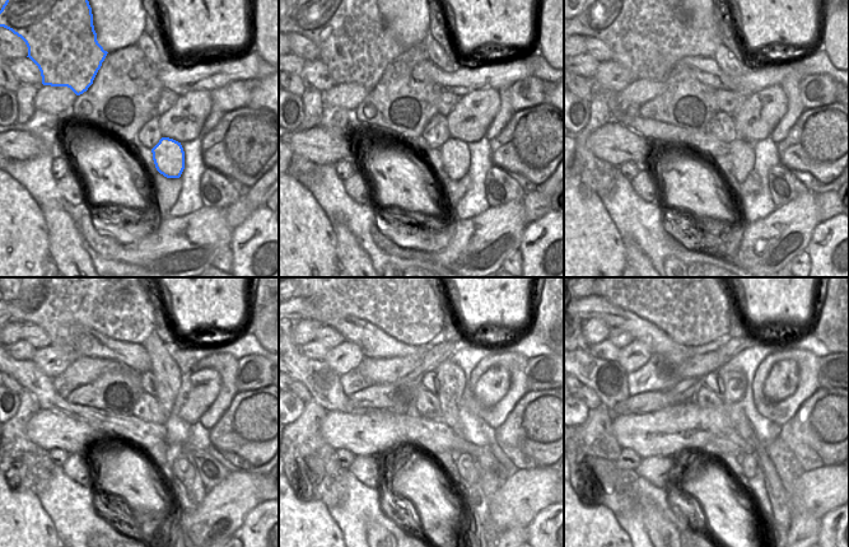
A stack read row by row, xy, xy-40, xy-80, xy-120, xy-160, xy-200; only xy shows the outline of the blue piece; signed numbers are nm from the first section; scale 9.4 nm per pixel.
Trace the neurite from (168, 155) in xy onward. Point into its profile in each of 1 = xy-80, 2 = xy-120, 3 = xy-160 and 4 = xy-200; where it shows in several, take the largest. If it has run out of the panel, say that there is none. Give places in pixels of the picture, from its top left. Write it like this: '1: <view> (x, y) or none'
1: xy-80 (741, 152)
2: xy-120 (172, 449)
3: xy-160 (455, 456)
4: xy-200 (740, 457)

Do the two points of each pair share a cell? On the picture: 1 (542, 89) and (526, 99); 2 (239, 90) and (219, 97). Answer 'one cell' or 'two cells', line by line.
1: one cell
2: one cell

